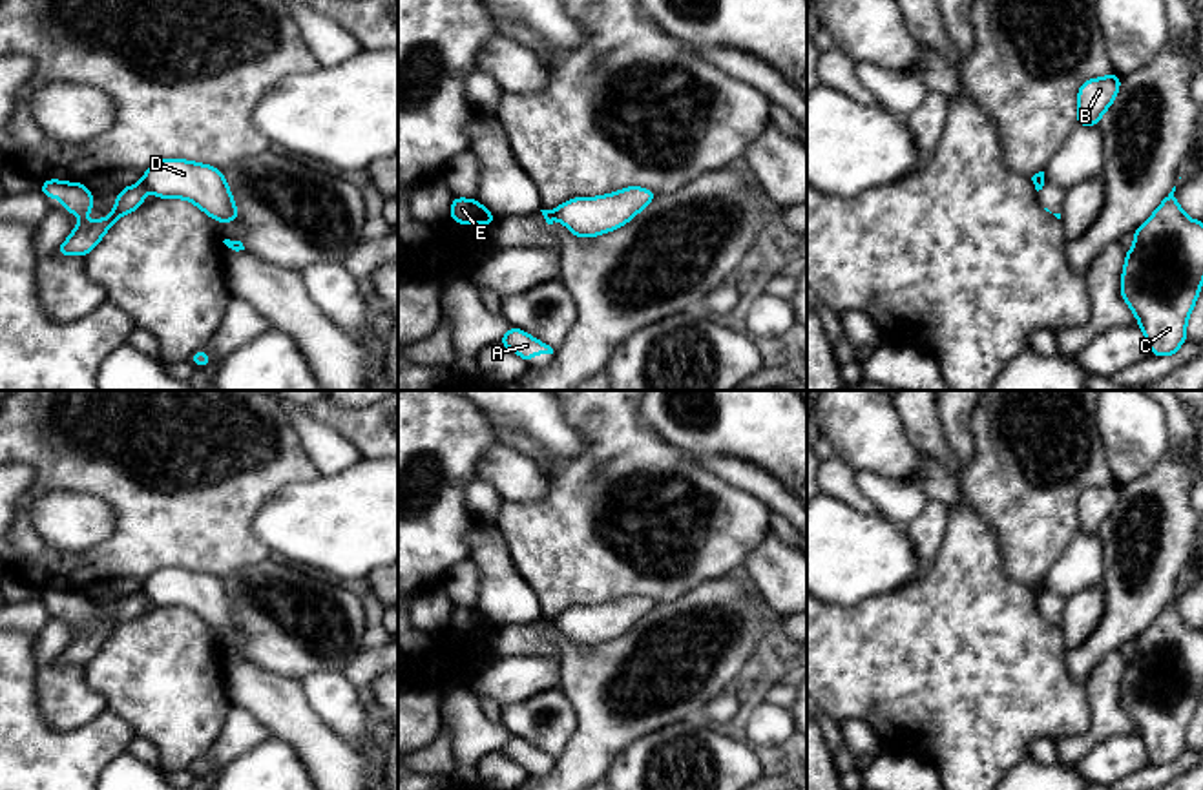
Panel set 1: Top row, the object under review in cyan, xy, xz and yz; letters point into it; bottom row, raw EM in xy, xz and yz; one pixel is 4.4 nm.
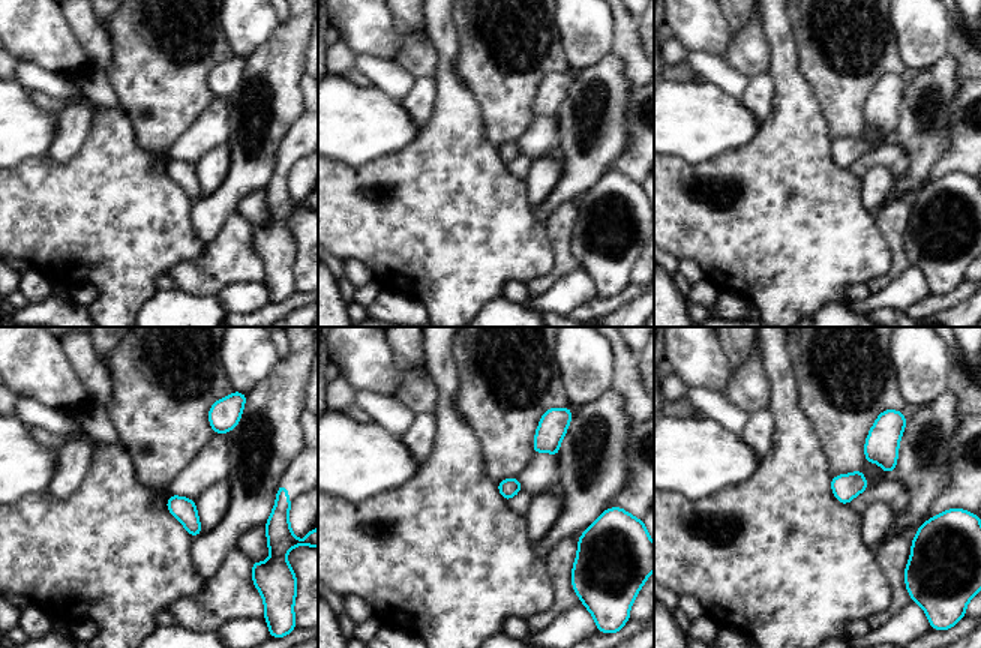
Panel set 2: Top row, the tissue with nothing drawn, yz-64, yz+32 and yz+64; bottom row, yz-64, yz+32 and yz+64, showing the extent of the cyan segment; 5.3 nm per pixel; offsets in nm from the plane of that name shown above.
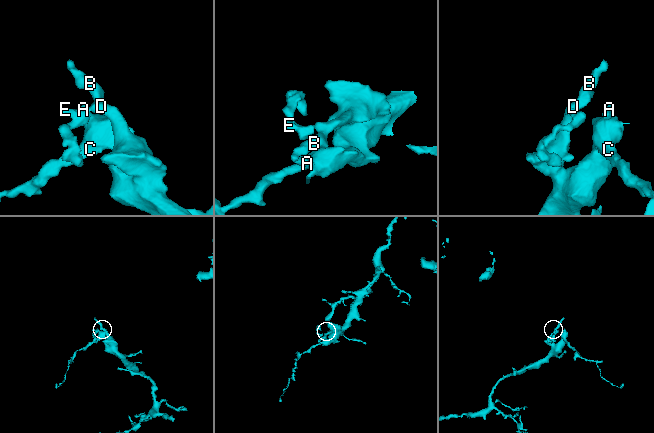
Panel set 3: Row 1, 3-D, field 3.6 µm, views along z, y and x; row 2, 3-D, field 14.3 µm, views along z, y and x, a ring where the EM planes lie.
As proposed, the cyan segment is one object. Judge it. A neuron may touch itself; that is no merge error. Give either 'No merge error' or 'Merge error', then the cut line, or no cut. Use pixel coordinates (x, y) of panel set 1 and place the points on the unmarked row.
Merge error. Split along xy (141, 590), (146, 595)

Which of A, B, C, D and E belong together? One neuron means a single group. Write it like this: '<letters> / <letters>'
A B C D / E

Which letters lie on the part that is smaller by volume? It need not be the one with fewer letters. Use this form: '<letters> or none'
E

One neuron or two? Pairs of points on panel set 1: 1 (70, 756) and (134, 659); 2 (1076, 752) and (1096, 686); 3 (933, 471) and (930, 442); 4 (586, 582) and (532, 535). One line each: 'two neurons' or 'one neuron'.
1: two neurons
2: one neuron
3: two neurons
4: one neuron

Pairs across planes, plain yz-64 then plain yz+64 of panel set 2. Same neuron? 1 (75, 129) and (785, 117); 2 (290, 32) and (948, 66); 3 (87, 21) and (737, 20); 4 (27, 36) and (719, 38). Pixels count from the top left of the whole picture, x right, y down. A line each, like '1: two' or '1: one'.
1: two
2: one
3: one
4: one

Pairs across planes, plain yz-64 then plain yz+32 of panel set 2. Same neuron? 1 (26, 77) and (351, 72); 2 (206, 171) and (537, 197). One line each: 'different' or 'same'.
1: different
2: same

